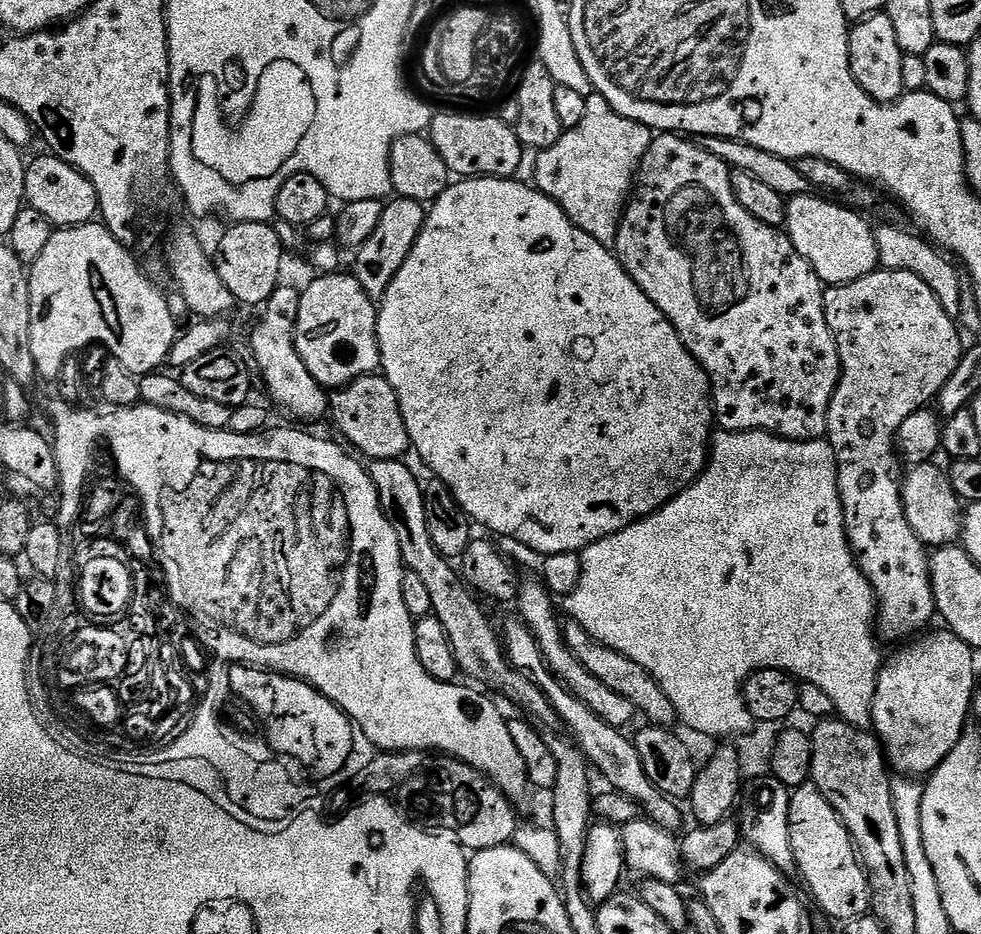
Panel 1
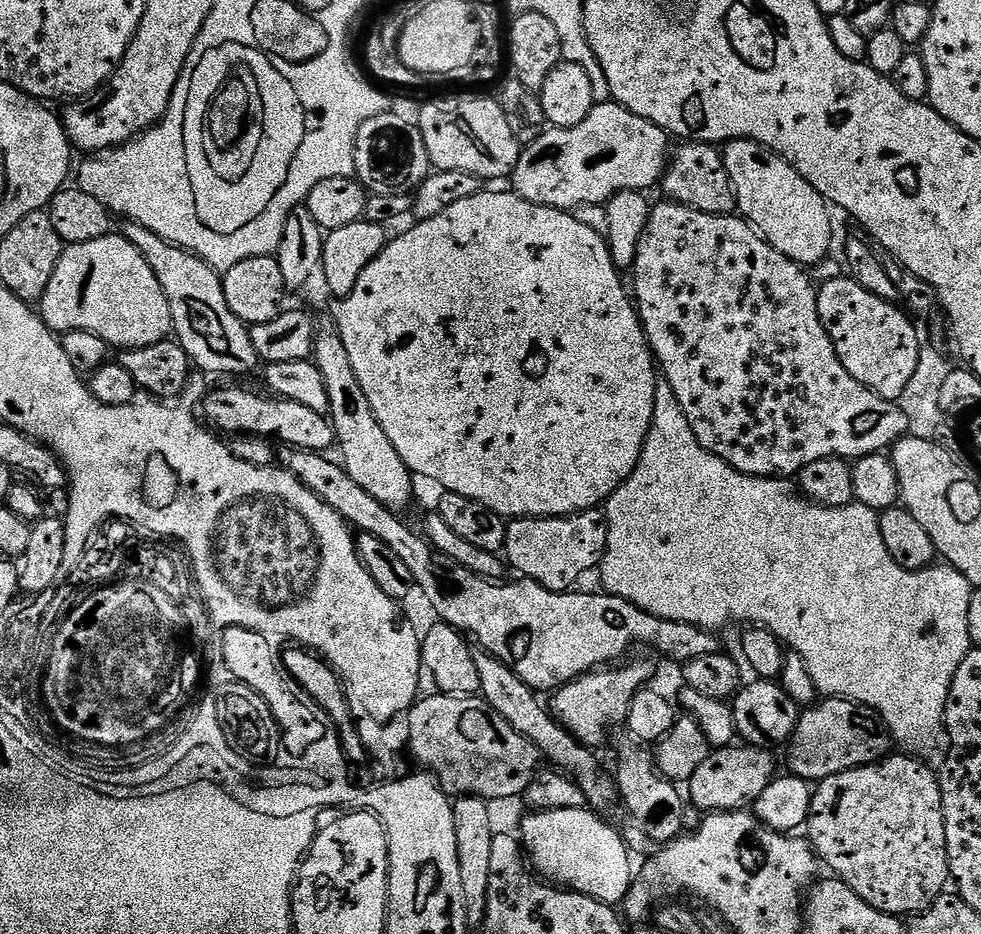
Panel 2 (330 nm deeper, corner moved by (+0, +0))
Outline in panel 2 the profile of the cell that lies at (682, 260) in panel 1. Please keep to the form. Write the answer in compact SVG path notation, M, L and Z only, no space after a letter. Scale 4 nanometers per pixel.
M665 199L663 203L660 205L657 203L653 207L646 222L646 230L642 234L642 242L638 242L636 263L630 269L631 275L636 275L631 287L634 289L636 310L640 313L640 321L648 344L652 347L652 355L659 371L663 379L668 380L670 386L674 386L674 394L678 394L678 402L682 402L686 418L690 418L690 430L694 430L698 442L702 442L702 446L710 450L710 454L722 458L742 474L792 478L815 460L869 456L875 452L891 449L893 444L909 435L908 419L897 401L874 394L874 390L862 386L862 382L858 382L858 378L854 378L850 370L842 366L834 342L822 326L822 318L818 318L817 285L815 283L812 285L811 278L804 273L807 271L801 265L786 258L786 254L774 250L752 225L739 215L706 214L702 210L677 204L676 201L669 199Z

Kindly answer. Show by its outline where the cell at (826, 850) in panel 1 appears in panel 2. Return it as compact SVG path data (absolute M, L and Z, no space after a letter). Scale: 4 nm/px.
M889 754L876 764L867 764L861 768L846 770L842 774L834 774L830 778L819 781L812 793L806 836L817 857L823 863L825 860L836 871L833 873L839 880L846 886L850 886L850 890L854 890L854 894L858 894L858 898L862 898L870 906L874 906L874 910L882 910L891 916L904 918L909 914L925 912L939 896L945 895L947 888L944 887L949 887L950 877L948 875L948 855L946 854L946 822L942 814L942 790L940 789L939 775L929 765L917 760L911 754L896 755Z

